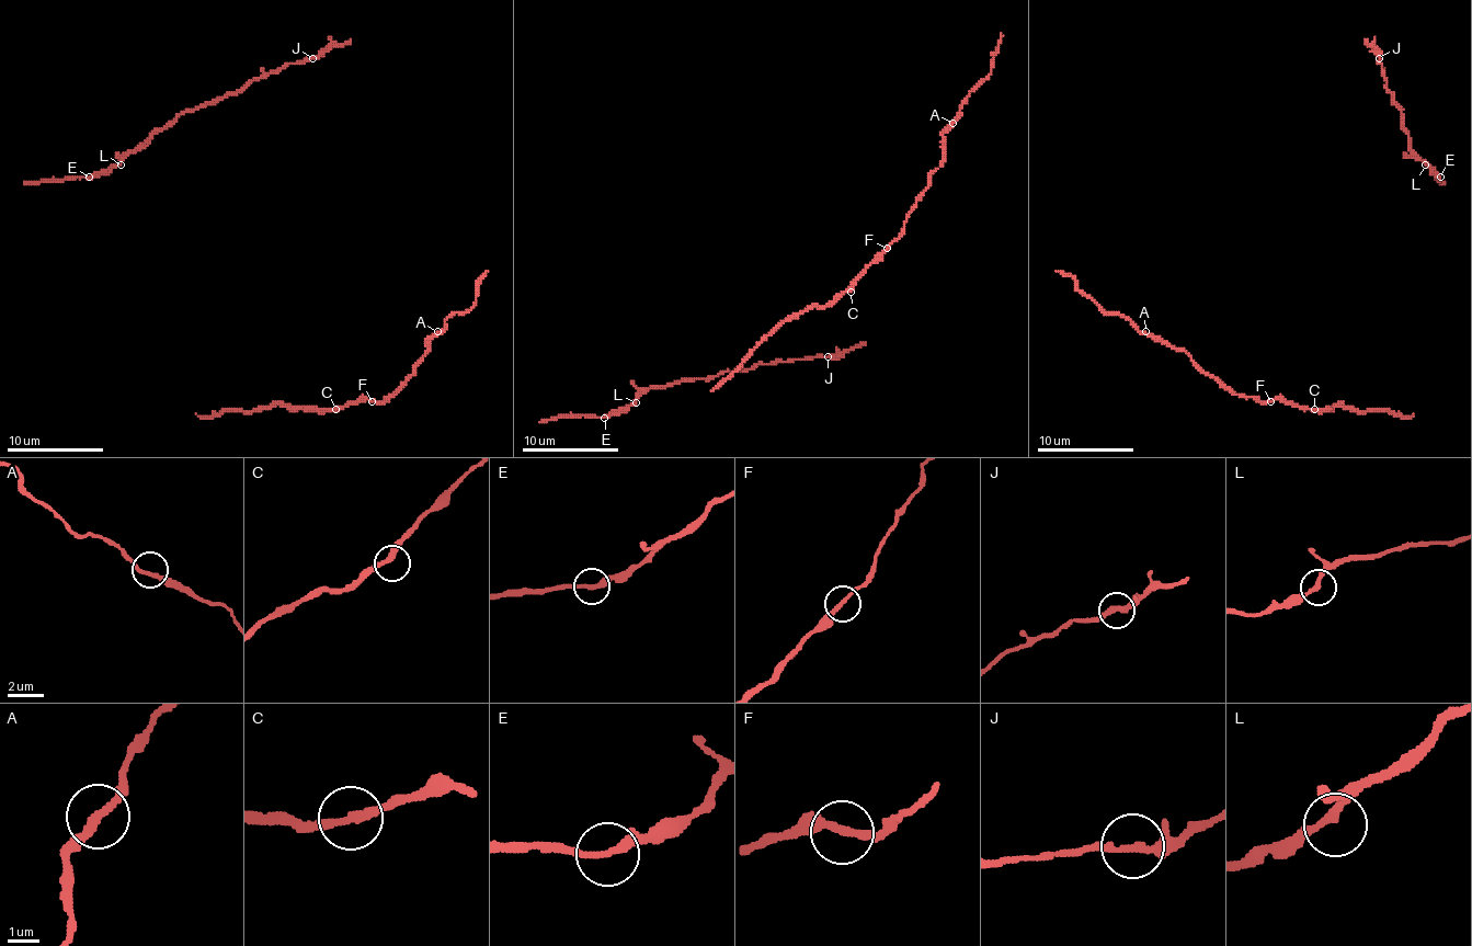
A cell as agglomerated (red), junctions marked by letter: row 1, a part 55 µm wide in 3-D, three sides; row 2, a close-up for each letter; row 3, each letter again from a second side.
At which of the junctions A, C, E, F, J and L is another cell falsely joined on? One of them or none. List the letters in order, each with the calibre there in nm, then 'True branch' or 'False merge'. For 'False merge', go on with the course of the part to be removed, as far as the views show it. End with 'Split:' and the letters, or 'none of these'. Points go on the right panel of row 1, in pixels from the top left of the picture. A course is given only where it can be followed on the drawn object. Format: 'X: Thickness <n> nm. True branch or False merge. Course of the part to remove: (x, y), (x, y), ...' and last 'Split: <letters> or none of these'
A: Thickness 240 nm. True branch
C: Thickness 280 nm. True branch
E: Thickness 240 nm. True branch
F: Thickness 240 nm. True branch
J: Thickness 240 nm. True branch
L: Thickness 240 nm. True branch
Split: none of these

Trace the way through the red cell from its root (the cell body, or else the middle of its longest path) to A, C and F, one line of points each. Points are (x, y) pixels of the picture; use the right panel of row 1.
A: (1413, 413), (1353, 411), (1341, 403), (1300, 409), (1278, 399), (1234, 395), (1184, 351), (1145, 331)
C: (1413, 413), (1394, 415), (1387, 411), (1353, 411), (1341, 403), (1314, 409)
F: (1413, 413), (1394, 415), (1387, 411), (1353, 411), (1341, 403), (1324, 409), (1300, 409), (1278, 399), (1270, 401)

